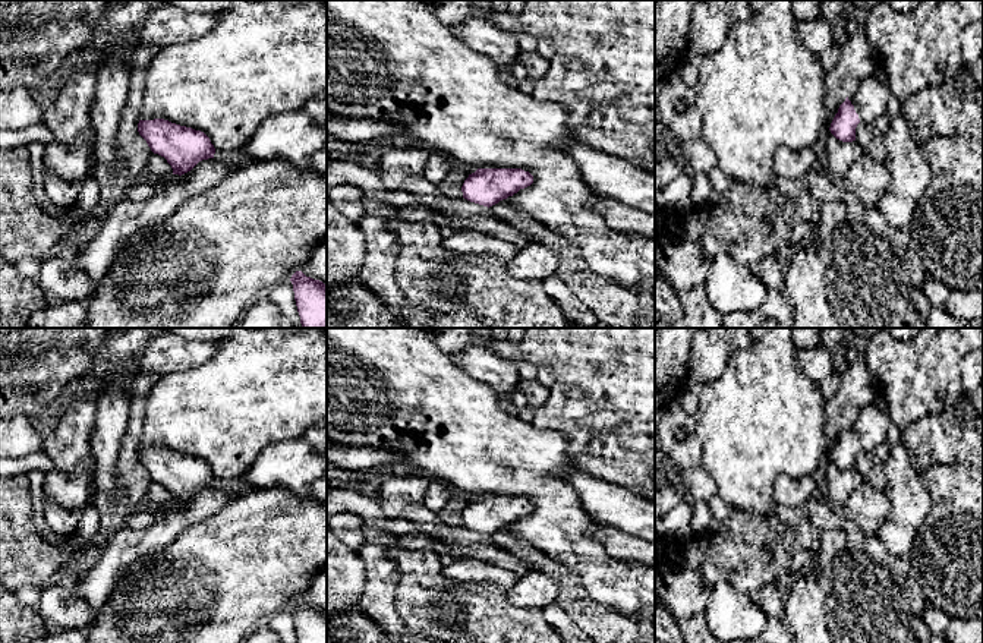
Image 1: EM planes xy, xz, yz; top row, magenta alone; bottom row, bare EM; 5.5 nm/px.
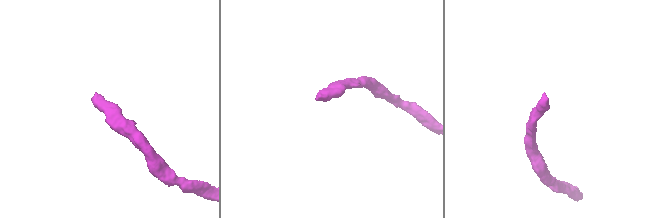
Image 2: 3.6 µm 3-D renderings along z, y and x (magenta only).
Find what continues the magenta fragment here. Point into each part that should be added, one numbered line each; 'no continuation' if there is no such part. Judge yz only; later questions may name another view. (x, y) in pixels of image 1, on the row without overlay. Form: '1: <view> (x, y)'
1: yz (870, 426)

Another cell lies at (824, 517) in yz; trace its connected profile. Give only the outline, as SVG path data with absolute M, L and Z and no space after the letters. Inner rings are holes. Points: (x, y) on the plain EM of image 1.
M819 495L809 498L798 508L787 508L774 504L769 516L775 517L784 526L797 527L800 520L807 516L819 532L842 529L847 536L845 549L850 552L857 552L866 538L866 533L856 523L850 521L842 510L832 508L831 504Z

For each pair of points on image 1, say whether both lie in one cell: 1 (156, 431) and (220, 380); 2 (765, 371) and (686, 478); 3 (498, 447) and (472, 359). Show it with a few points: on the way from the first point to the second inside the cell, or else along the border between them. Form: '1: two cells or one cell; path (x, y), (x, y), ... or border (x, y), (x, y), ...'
1: one cell; path (172, 419), (188, 412), (204, 396)
2: two cells; border (702, 467), (711, 476), (717, 495)
3: two cells; border (451, 359), (463, 371), (488, 384), (498, 394)

